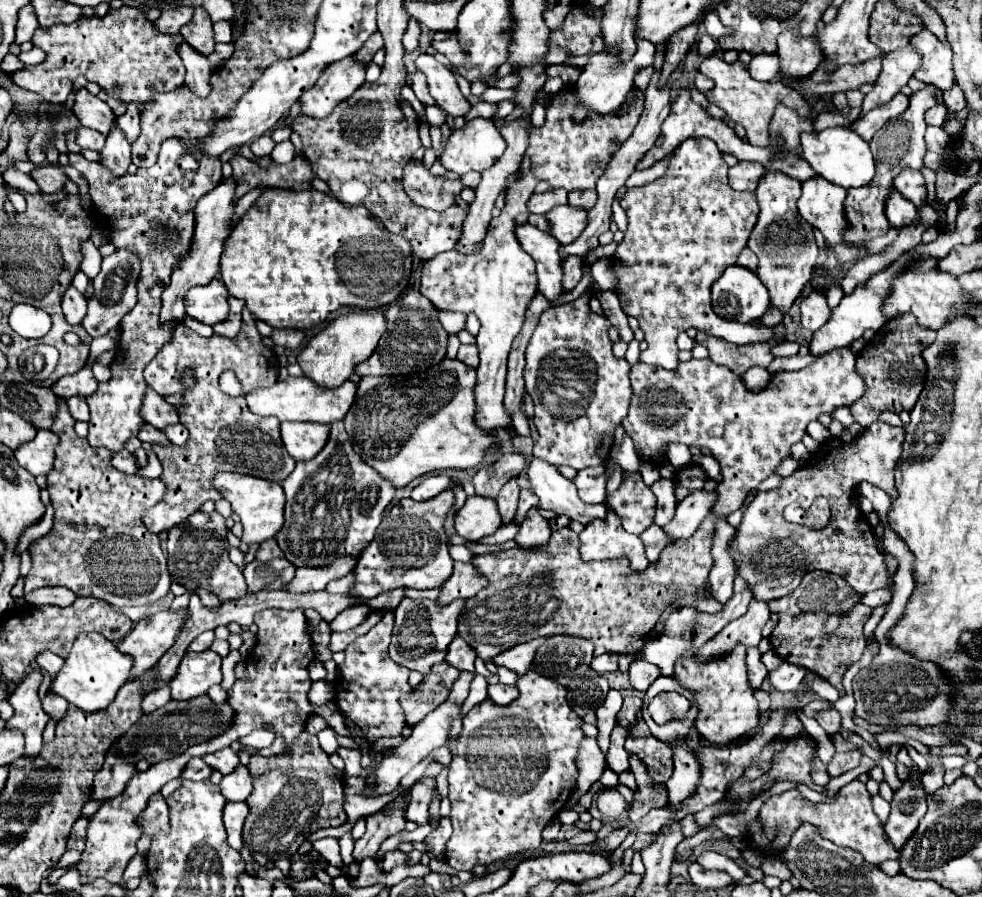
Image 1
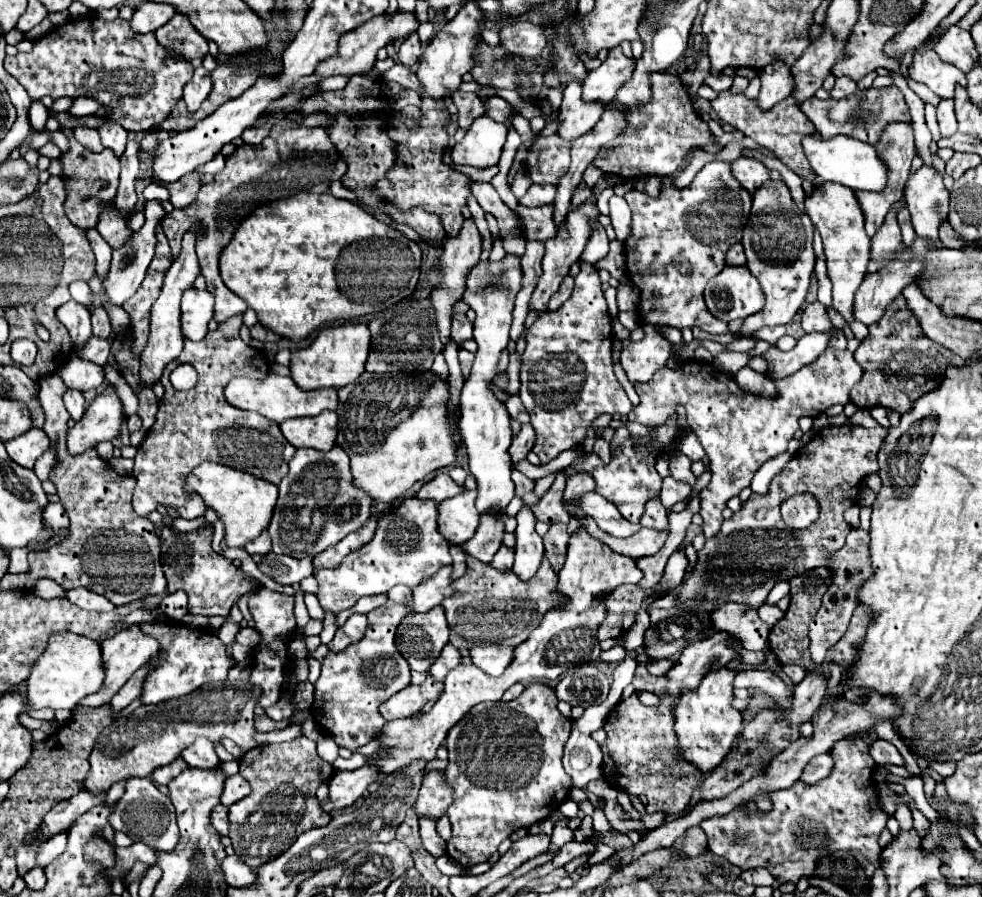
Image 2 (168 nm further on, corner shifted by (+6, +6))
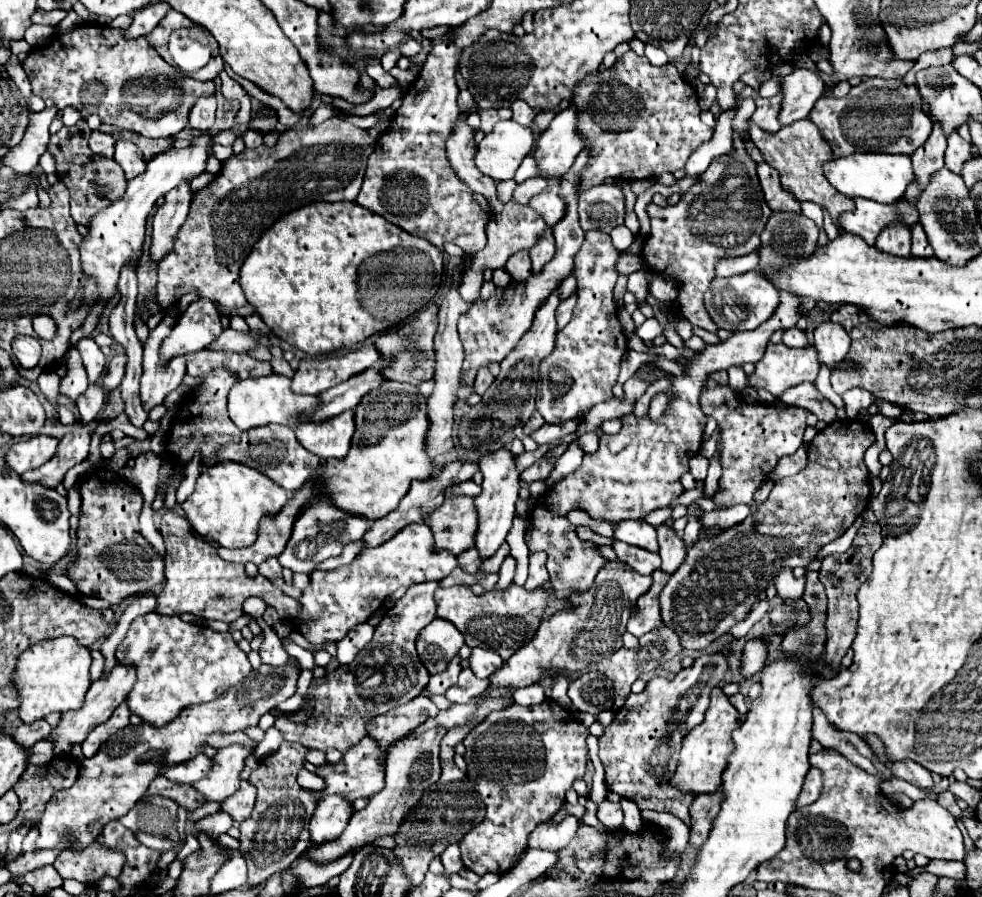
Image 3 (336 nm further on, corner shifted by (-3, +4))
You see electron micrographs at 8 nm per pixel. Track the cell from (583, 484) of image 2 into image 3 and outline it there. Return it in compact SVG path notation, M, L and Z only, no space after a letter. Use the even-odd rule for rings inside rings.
M616 541L614 551L618 555L618 561L630 565L640 575L650 575L656 569L660 569L660 555L658 553L646 553L646 549L638 549L634 545L626 545L622 541Z

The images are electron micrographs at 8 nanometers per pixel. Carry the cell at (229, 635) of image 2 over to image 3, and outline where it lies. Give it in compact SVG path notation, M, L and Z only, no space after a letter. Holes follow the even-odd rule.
M168 511L162 515L160 533L166 543L166 581L162 591L156 599L156 613L158 615L182 615L192 613L202 619L220 619L226 623L236 621L242 615L242 603L248 597L260 597L266 599L266 603L274 609L278 609L280 619L292 621L298 617L298 601L292 597L286 597L278 587L274 587L266 577L246 577L244 567L228 563L218 557L218 551L214 545L204 541L202 537L194 535L190 531L190 523L186 517Z

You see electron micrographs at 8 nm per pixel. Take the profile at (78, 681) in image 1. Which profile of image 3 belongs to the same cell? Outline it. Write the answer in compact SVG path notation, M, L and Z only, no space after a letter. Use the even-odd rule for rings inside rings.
M58 637L50 641L34 643L22 657L14 671L14 687L18 689L18 715L24 723L34 723L44 719L48 713L64 713L70 709L80 709L84 695L90 689L90 651L74 641L74 637Z

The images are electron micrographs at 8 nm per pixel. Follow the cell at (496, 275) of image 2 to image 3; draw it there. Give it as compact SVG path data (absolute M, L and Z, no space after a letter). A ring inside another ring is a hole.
M504 447L494 451L492 455L482 457L480 461L480 471L484 475L482 481L482 493L474 499L474 507L478 509L478 533L476 533L476 549L482 559L492 557L498 547L504 543L508 529L512 527L514 519L514 503L518 499L518 489L520 489L520 475L514 467L514 455Z

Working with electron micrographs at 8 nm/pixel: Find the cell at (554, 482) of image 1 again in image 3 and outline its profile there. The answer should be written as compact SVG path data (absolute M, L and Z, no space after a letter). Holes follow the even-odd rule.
M620 521L614 523L616 533L614 537L618 541L642 547L646 551L658 551L658 541L656 541L656 529L644 521Z

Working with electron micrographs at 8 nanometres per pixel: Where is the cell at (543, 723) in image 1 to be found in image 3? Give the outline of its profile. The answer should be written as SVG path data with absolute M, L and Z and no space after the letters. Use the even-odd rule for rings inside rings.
M546 699L540 705L512 705L508 709L490 713L486 721L482 721L464 741L466 745L466 763L468 763L468 777L486 803L486 819L474 827L462 841L462 863L470 871L484 875L484 873L506 873L516 859L528 847L528 835L534 831L538 823L550 821L566 803L564 791L572 787L574 779L582 779L586 771L586 737L588 729L578 723L576 719L568 719L568 711L560 707L556 701Z

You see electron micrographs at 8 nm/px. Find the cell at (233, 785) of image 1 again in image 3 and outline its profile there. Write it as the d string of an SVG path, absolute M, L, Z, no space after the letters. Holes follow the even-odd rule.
M242 781L238 793L228 797L222 803L220 811L228 813L234 821L244 821L244 819L250 817L250 813L254 809L254 803L256 803L256 787L250 785L248 781Z

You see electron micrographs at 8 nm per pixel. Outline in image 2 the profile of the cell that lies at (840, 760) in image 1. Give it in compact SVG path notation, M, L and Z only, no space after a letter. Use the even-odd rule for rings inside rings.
M821 753L817 757L813 757L807 767L803 769L803 775L801 775L801 781L805 783L817 783L821 779L825 779L829 775L829 771L833 771L833 755L827 753Z

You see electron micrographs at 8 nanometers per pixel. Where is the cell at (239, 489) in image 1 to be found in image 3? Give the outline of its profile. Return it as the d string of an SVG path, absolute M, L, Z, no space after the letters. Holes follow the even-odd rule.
M218 461L210 469L202 469L194 493L180 505L192 529L220 547L240 549L254 543L258 523L268 513L278 513L288 501L288 491L270 481L260 471L234 461Z

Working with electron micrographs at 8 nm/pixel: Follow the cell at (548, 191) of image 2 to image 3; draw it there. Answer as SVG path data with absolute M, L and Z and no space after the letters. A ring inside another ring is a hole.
M550 181L548 187L542 193L534 195L528 203L550 227L554 227L566 213L566 203L558 191L560 191L558 181Z

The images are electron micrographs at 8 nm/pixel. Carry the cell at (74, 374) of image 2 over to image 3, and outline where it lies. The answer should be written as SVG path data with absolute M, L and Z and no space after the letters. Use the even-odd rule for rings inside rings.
M126 353L122 355L114 355L112 357L112 365L108 367L108 373L104 373L104 387L106 389L116 389L124 377L124 371L126 371Z

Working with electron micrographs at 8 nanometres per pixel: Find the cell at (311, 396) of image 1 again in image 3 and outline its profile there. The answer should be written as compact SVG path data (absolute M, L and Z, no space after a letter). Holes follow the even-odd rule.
M266 375L266 377L250 377L244 381L238 381L230 389L228 397L228 413L230 419L242 429L262 427L268 423L280 423L280 425L296 425L294 415L310 415L318 407L318 399L310 395L298 395L290 389L290 379L284 375Z

